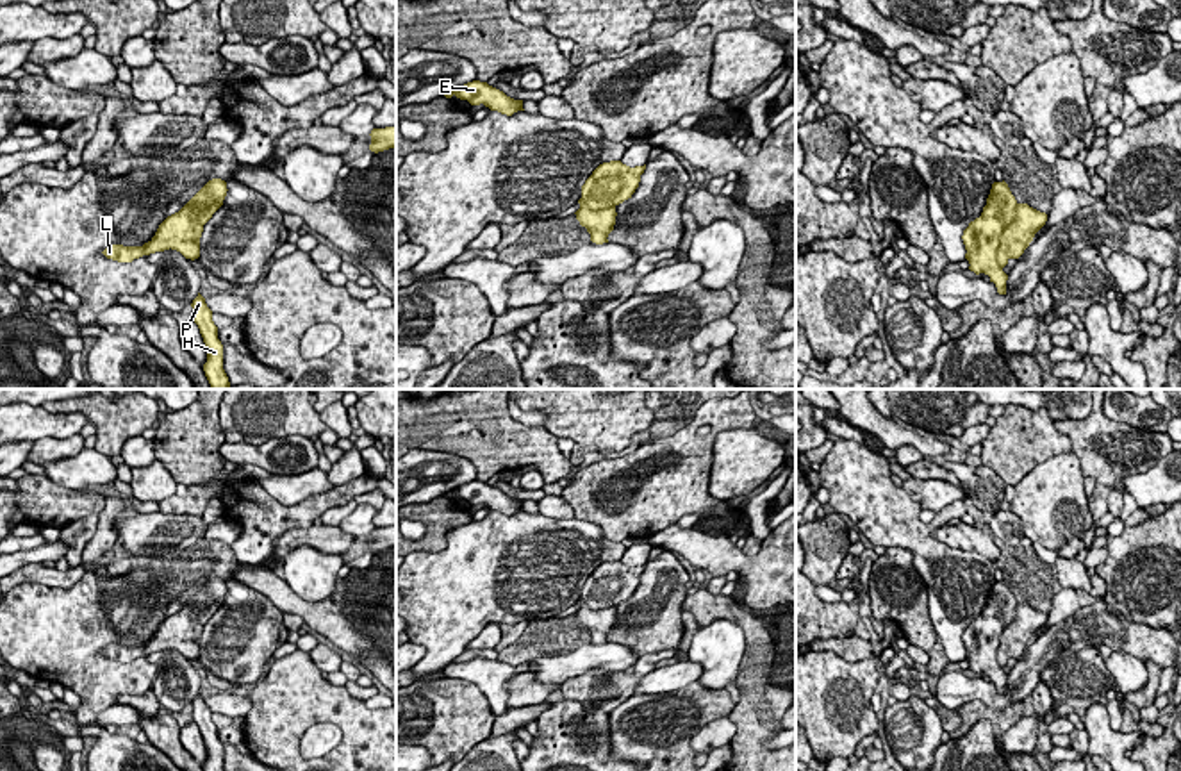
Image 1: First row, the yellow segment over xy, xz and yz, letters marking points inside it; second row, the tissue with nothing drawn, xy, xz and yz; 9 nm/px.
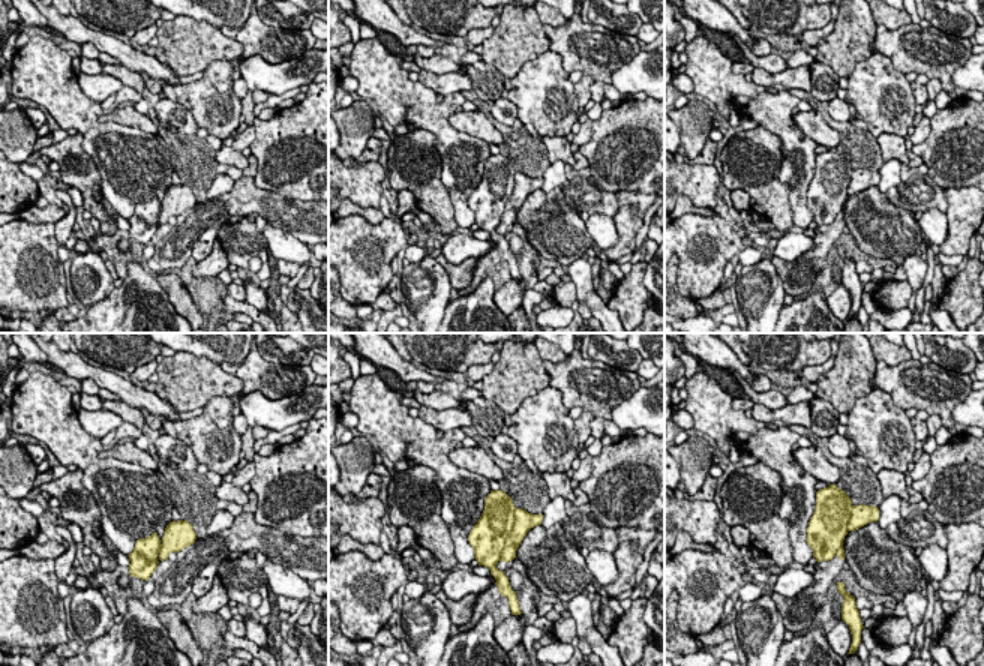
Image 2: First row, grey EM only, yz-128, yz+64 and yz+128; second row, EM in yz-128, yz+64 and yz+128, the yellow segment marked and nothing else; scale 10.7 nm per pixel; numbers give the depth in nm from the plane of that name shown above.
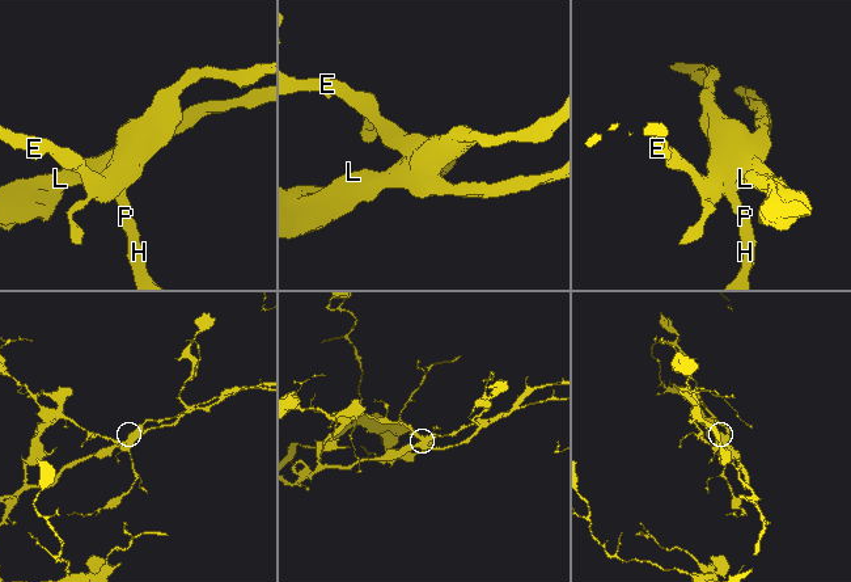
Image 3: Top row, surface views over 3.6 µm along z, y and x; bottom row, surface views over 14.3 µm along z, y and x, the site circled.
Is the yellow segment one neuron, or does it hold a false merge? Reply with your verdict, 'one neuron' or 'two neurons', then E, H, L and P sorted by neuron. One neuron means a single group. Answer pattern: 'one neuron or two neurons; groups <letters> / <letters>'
one neuron; groups E H L P

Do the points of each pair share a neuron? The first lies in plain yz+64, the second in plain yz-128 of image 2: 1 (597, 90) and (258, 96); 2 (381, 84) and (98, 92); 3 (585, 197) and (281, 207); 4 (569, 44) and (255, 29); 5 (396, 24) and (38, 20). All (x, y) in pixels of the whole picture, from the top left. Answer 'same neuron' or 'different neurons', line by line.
1: same neuron
2: different neurons
3: same neuron
4: same neuron
5: different neurons

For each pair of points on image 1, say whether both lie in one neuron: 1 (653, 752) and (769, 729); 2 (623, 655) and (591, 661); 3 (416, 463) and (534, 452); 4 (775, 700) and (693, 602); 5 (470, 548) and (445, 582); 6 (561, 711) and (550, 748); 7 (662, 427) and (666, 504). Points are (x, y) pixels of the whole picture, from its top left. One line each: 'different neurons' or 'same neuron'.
1: different neurons
2: same neuron
3: different neurons
4: same neuron
5: same neuron
6: same neuron
7: different neurons

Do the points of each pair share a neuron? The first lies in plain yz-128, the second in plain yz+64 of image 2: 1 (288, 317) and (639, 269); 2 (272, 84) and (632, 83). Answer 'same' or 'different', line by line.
1: same
2: same

